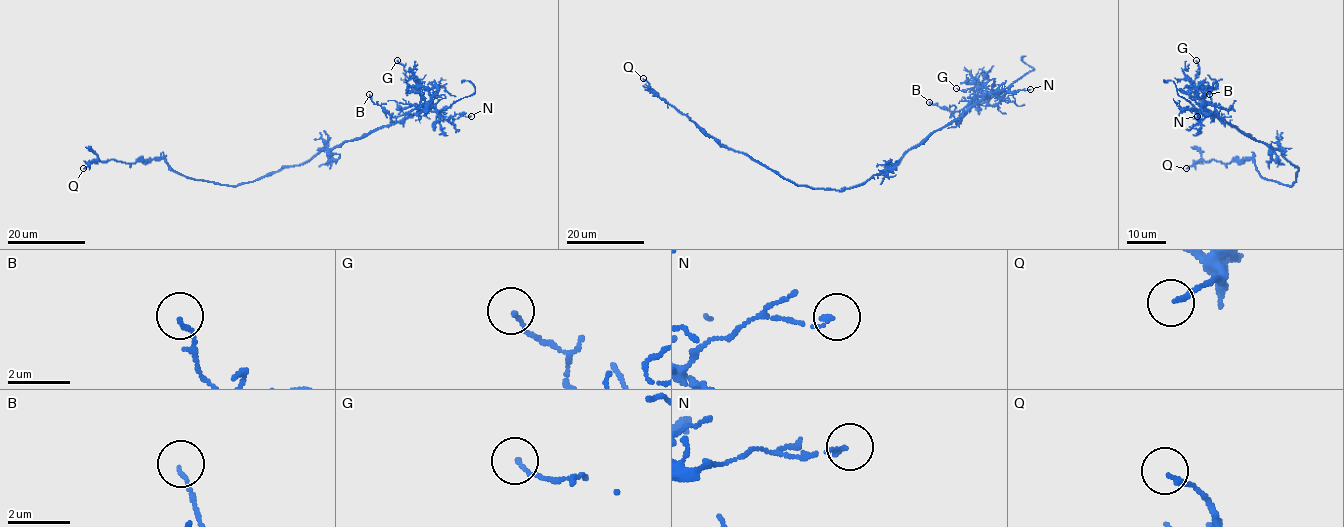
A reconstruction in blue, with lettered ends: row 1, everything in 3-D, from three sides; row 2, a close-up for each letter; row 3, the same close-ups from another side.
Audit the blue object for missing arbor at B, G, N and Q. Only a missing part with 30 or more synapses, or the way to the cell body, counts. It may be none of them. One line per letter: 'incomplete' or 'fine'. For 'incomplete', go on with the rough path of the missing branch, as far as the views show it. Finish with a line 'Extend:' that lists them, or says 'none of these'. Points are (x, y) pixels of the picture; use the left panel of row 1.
B: fine
G: fine
N: fine
Q: fine
Extend: none of these

